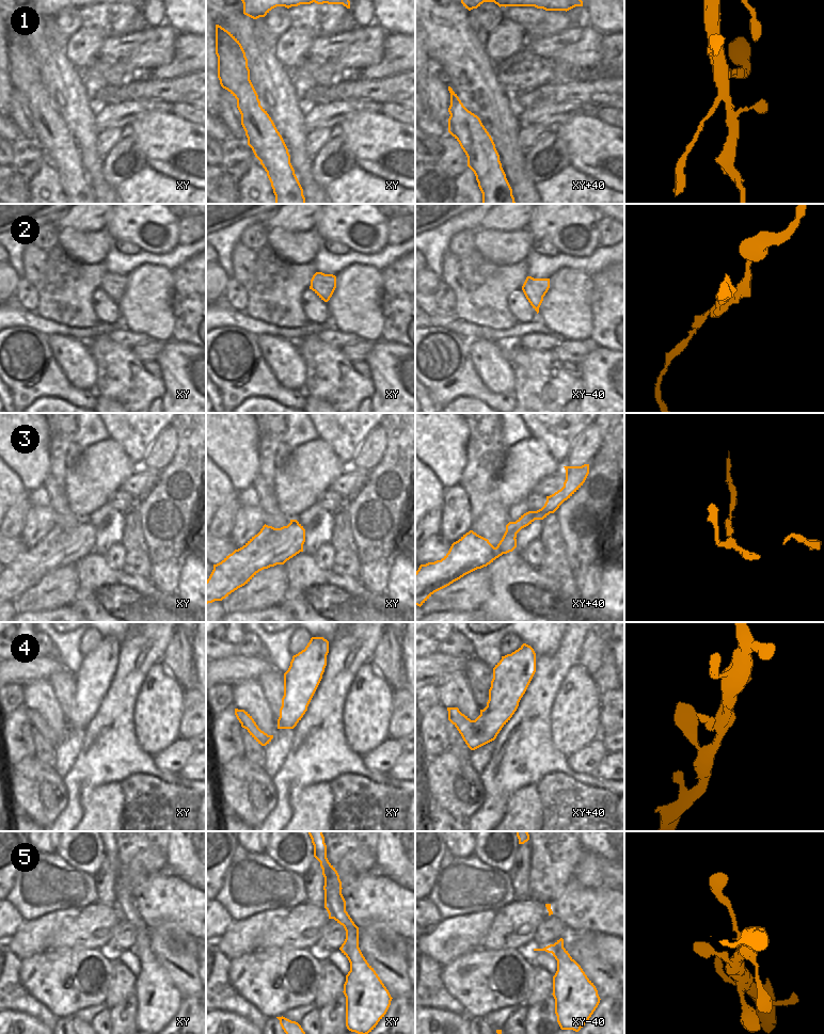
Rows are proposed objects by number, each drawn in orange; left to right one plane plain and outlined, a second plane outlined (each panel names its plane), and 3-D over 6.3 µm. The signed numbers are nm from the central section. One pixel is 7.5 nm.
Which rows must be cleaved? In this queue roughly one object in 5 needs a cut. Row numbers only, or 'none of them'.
none of them

